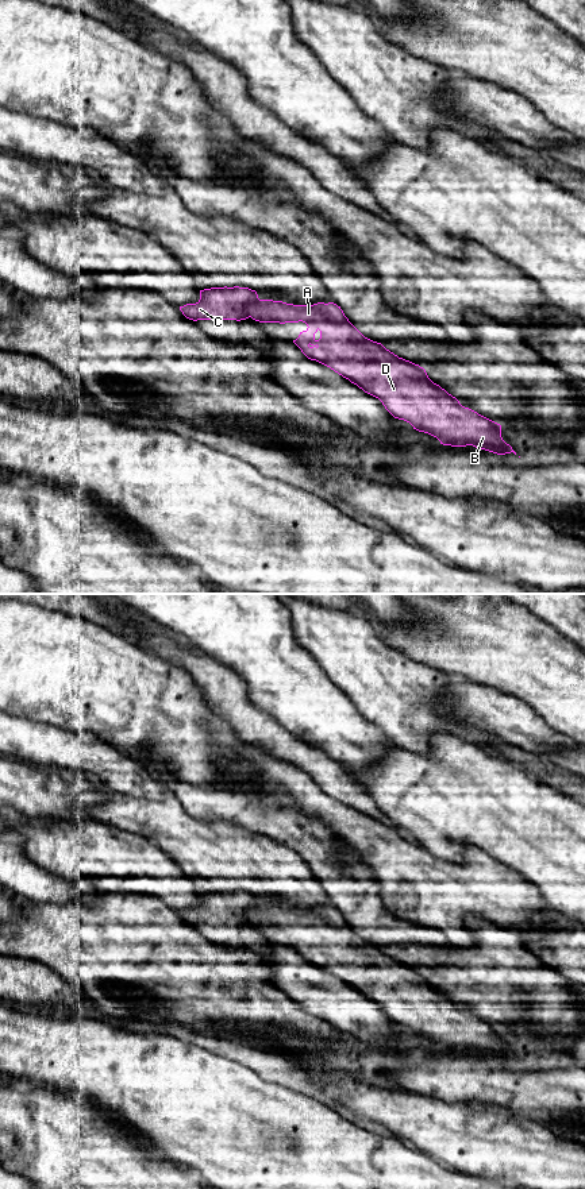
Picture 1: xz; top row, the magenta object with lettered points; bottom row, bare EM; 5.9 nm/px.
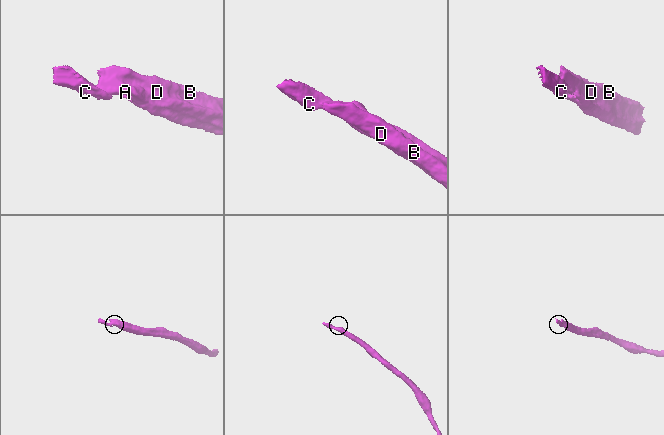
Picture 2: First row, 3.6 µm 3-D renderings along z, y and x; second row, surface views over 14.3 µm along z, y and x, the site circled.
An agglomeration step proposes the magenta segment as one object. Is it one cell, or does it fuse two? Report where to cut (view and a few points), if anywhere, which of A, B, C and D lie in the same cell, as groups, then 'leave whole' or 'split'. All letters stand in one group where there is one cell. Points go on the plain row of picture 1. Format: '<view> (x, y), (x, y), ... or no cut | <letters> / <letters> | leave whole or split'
xz (258, 903), (247, 913), (247, 921) | A B D / C | split

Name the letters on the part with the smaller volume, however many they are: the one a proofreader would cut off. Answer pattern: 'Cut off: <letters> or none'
Cut off: C

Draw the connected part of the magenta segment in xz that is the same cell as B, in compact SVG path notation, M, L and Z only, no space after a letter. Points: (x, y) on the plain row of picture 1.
M258 904L255 908L247 912L249 922L259 927L299 927L307 929L307 934L300 937L299 942L293 947L301 954L301 957L311 965L316 965L343 983L349 984L351 988L357 989L365 997L378 1003L385 1014L399 1024L409 1027L413 1034L419 1036L428 1038L436 1042L440 1049L451 1051L466 1051L473 1050L480 1054L485 1054L497 1059L505 1059L516 1057L509 1049L507 1049L501 1042L501 1030L478 1019L477 1016L465 1012L459 1005L449 999L439 989L434 988L426 974L419 969L409 965L399 962L389 954L386 954L381 947L373 946L365 942L345 920L340 911L334 907L317 907L313 910L293 910L282 906L273 904Z

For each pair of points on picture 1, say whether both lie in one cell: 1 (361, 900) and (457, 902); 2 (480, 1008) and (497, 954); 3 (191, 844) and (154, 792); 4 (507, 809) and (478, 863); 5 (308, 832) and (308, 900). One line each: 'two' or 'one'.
1: two
2: one
3: two
4: two
5: two

